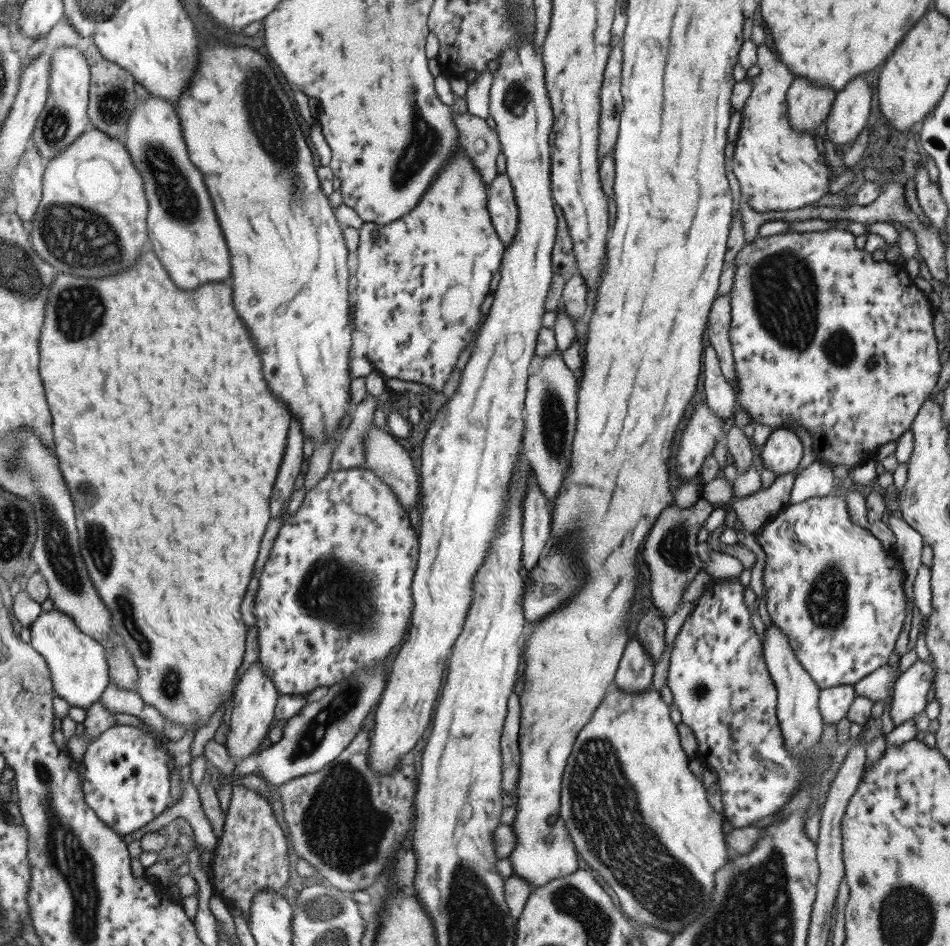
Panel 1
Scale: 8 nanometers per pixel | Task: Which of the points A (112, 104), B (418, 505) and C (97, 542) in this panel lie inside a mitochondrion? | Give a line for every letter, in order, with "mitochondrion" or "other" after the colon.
A: mitochondrion
B: other
C: mitochondrion

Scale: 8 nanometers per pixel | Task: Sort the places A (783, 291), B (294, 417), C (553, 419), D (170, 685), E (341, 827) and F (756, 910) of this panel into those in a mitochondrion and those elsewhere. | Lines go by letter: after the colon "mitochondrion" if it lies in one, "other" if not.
A: mitochondrion
B: other
C: mitochondrion
D: mitochondrion
E: mitochondrion
F: mitochondrion

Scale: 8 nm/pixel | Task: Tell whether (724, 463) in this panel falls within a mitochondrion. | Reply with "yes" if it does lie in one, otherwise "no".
no

